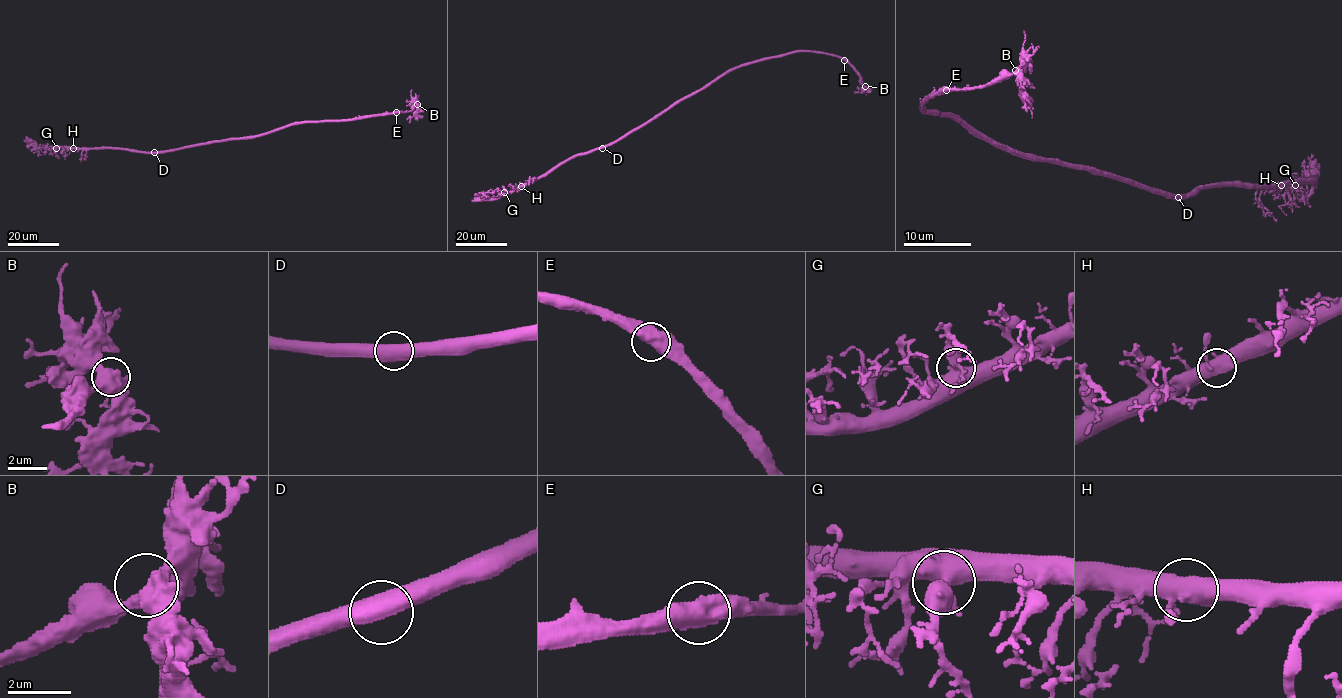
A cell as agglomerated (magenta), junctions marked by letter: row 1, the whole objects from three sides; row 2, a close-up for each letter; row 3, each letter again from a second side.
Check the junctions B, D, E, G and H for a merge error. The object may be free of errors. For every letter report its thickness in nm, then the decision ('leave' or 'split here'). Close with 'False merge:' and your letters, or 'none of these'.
B: 550 nm thick; leave
D: 700 nm thick; leave
E: 700 nm thick; leave
G: 440 nm thick; leave
H: 600 nm thick; leave
False merge: none of these

